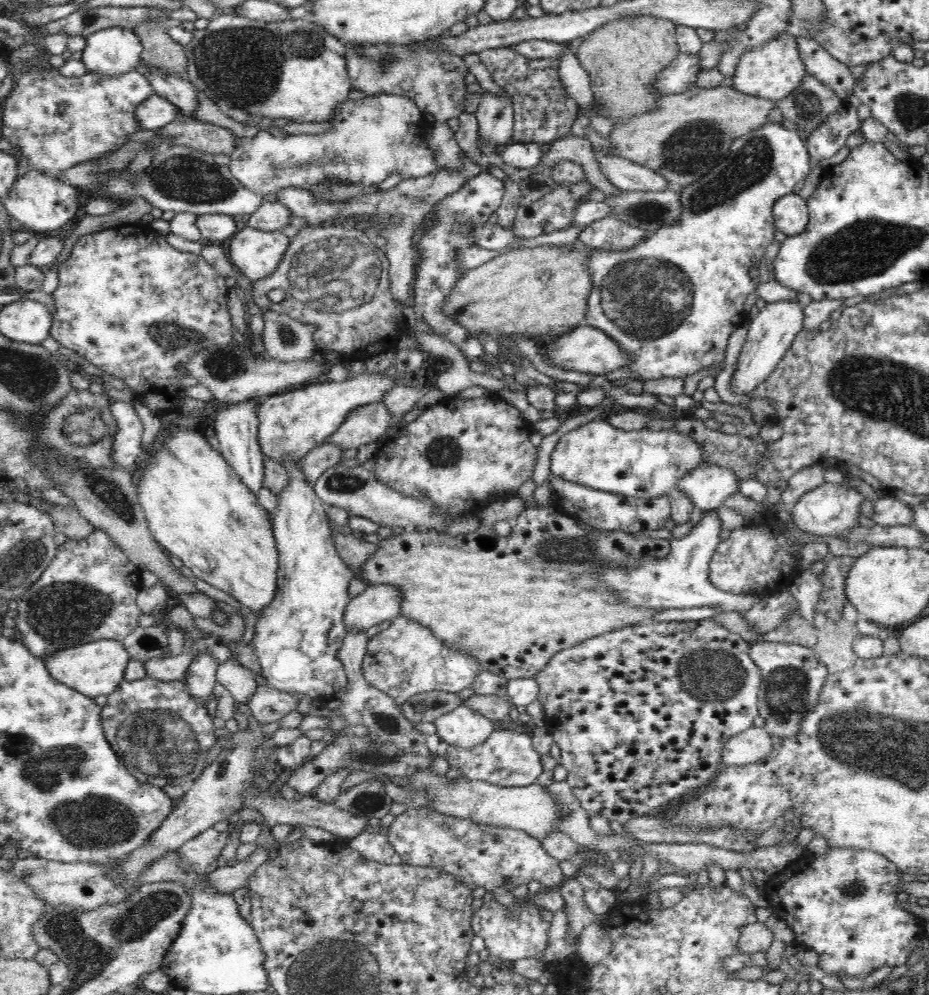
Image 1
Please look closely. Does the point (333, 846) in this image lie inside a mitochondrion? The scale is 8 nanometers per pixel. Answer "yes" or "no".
no

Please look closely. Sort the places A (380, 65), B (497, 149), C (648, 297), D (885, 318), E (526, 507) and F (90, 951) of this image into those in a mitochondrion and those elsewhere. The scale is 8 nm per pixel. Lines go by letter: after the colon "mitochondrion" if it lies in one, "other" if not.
A: mitochondrion
B: other
C: mitochondrion
D: other
E: other
F: mitochondrion

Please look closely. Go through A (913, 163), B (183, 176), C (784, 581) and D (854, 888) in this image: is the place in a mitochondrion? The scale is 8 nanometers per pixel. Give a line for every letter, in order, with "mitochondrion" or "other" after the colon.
A: other
B: mitochondrion
C: other
D: mitochondrion

